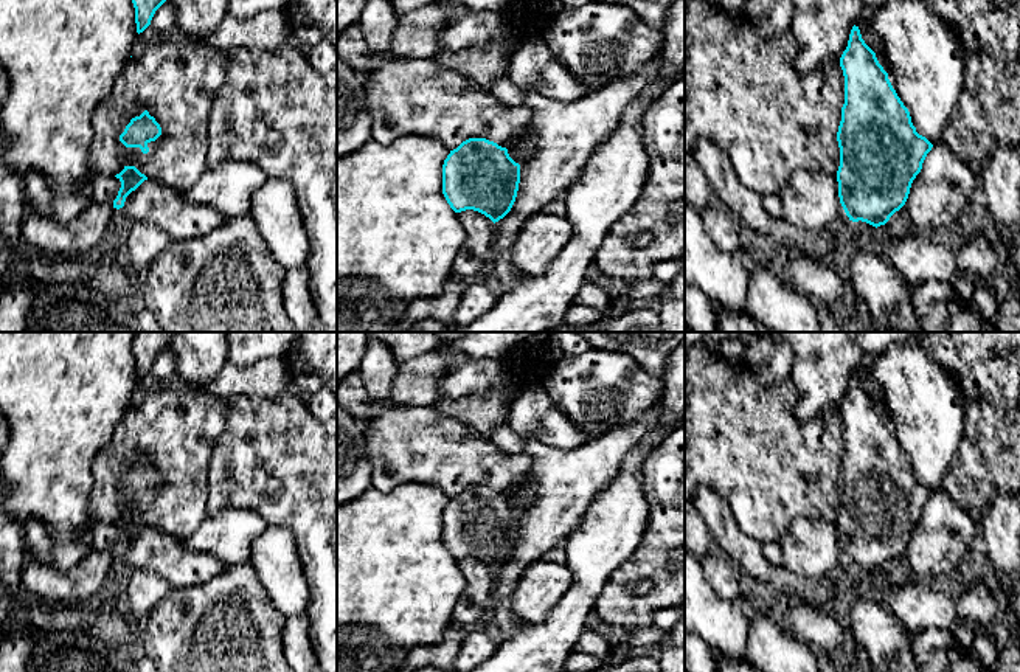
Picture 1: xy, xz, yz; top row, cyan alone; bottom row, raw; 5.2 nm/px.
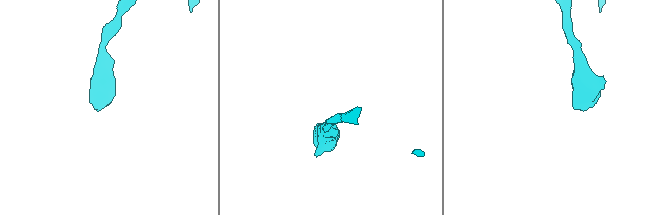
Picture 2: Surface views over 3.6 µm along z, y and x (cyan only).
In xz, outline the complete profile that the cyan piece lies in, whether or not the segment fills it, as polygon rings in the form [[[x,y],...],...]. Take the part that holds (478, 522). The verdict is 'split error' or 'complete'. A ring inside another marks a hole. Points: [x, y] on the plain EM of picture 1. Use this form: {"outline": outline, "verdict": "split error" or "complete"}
{"outline": [[[486,486],[463,489],[442,512],[442,542],[450,556],[478,559],[494,571],[511,559],[519,531],[520,512]]], "verdict": "complete"}

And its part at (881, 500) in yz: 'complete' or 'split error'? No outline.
split error

